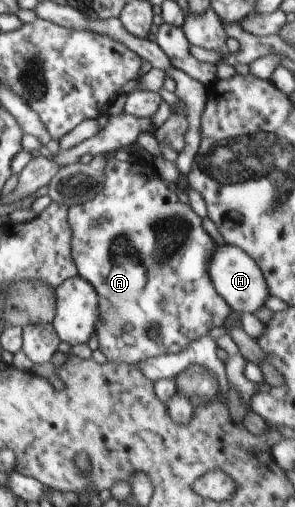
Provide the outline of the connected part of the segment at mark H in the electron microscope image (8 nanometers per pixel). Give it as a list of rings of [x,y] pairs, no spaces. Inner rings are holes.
[[[229,243],[217,244],[217,248],[211,256],[211,262],[209,262],[209,278],[213,282],[213,288],[217,290],[217,294],[227,301],[234,312],[254,314],[271,297],[261,268],[253,262],[251,256],[243,252],[243,249]]]

